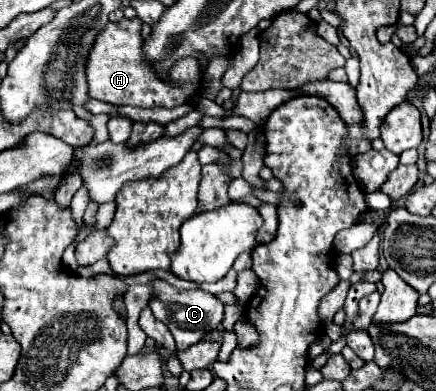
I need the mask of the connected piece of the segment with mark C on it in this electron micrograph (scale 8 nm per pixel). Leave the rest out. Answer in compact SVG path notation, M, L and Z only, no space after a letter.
M155 279L151 283L153 287L153 299L149 299L149 307L153 315L167 325L167 329L175 337L177 351L185 351L191 345L207 339L211 329L217 329L223 321L223 303L215 299L211 293L195 289L195 291L179 291L173 285L169 285L163 279Z

